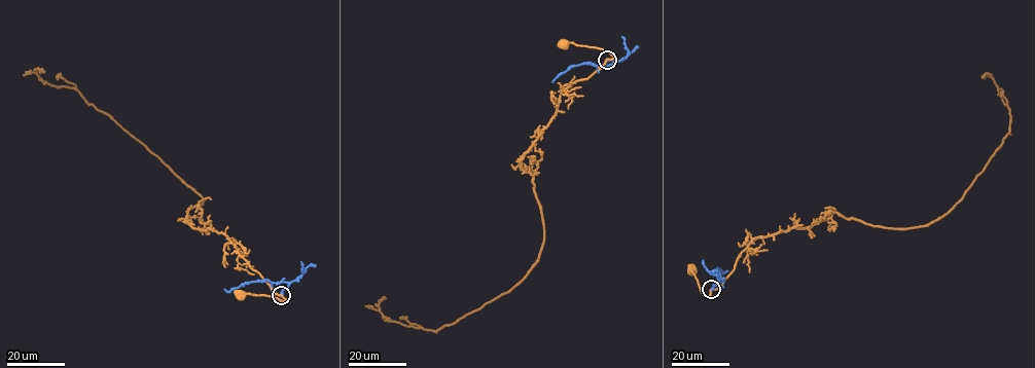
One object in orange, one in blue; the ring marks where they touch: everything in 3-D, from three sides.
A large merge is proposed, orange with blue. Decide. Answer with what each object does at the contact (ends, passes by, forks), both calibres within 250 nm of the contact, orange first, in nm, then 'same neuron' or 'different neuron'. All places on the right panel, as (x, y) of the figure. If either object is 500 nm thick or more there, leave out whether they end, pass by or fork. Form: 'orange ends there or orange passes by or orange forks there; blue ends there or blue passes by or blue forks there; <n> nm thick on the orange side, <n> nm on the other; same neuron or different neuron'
orange passes by; blue ends there; 240 nm thick on the orange side, 480 nm on the other; different neuron

